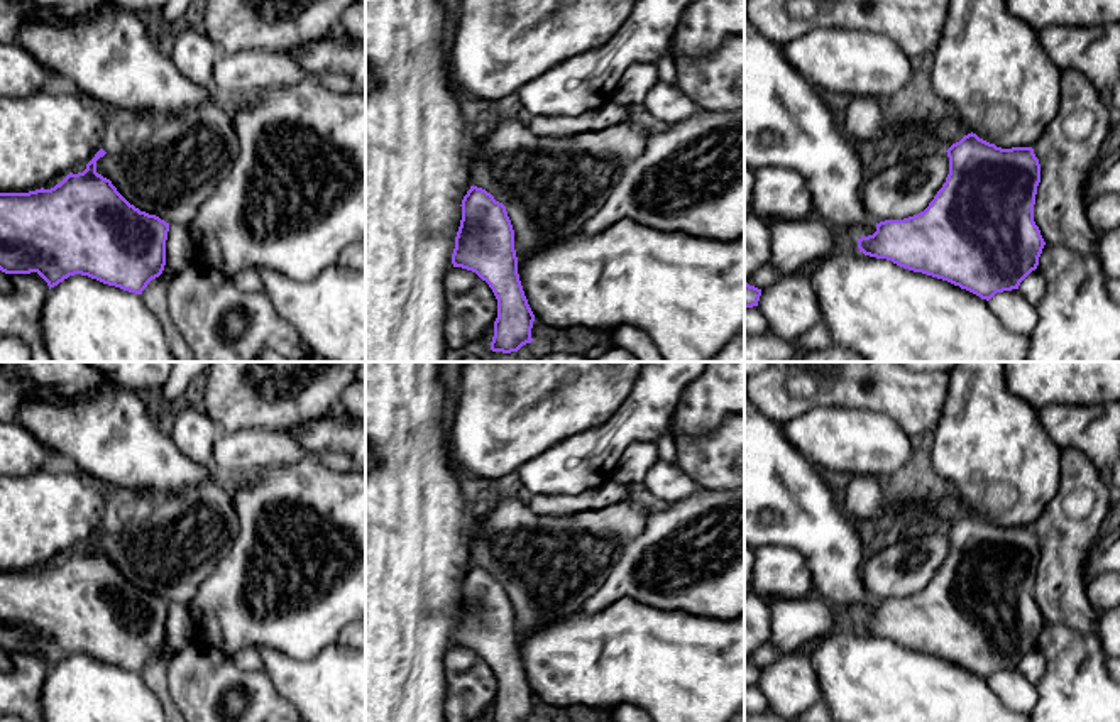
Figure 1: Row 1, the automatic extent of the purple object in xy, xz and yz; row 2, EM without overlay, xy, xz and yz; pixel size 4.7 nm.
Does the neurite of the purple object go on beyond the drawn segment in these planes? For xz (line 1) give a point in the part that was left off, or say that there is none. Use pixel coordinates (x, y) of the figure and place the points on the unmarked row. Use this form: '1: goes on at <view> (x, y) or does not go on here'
1: does not go on here

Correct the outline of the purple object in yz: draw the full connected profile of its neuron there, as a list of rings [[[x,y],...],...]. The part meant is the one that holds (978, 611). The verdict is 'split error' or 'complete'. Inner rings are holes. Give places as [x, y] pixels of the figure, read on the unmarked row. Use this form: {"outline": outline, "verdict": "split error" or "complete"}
{"outline": [[[973,511],[946,531],[949,553],[929,585],[903,599],[876,602],[873,614],[858,617],[858,627],[990,680],[996,671],[1018,668],[1039,644],[1046,624],[1034,600],[1040,543],[1032,526],[1002,528]]], "verdict": "complete"}

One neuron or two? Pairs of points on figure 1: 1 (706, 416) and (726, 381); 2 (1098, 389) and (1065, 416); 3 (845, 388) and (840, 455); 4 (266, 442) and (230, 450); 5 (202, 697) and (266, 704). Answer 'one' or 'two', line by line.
1: one
2: two
3: two
4: one
5: one

